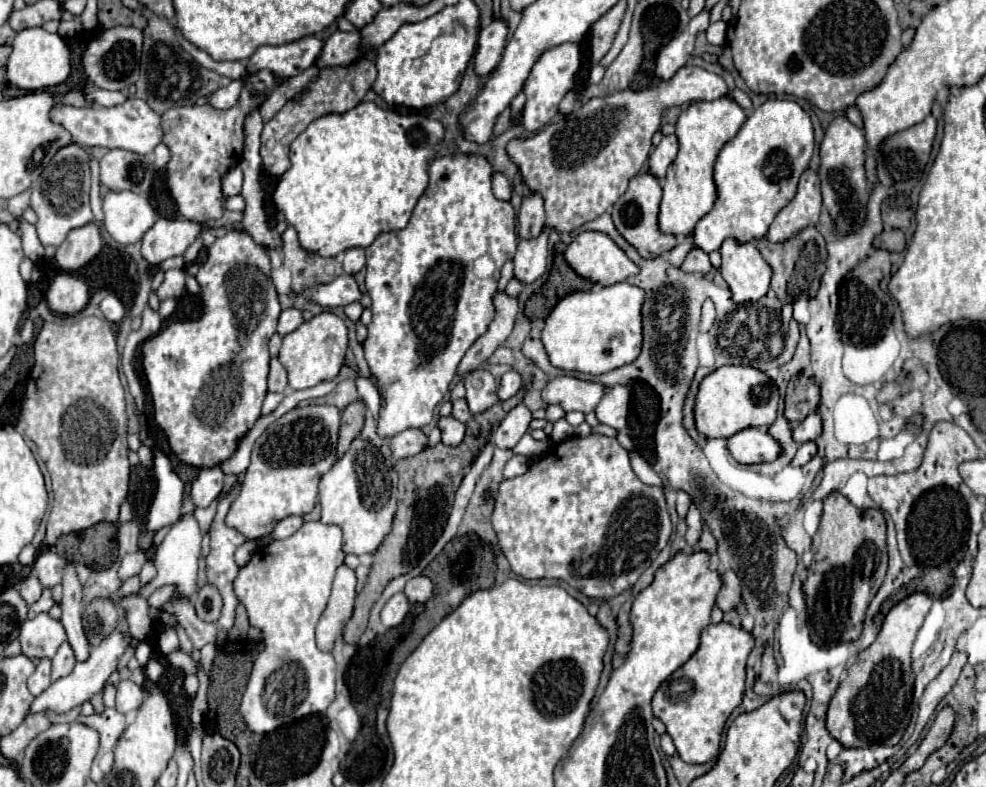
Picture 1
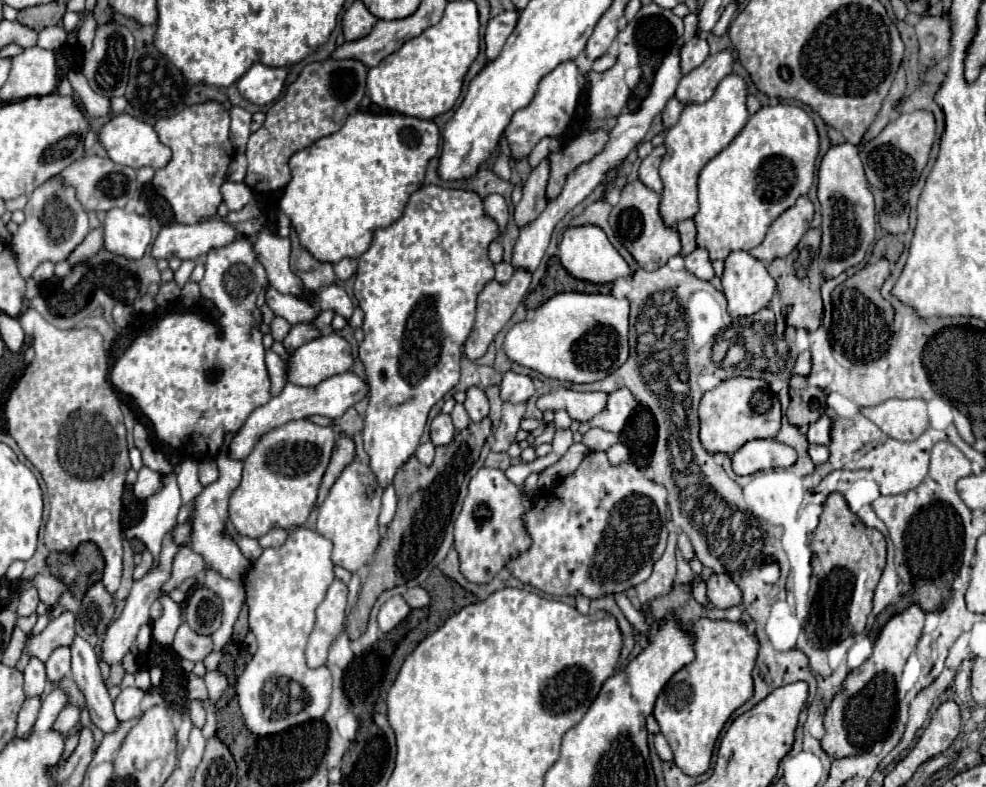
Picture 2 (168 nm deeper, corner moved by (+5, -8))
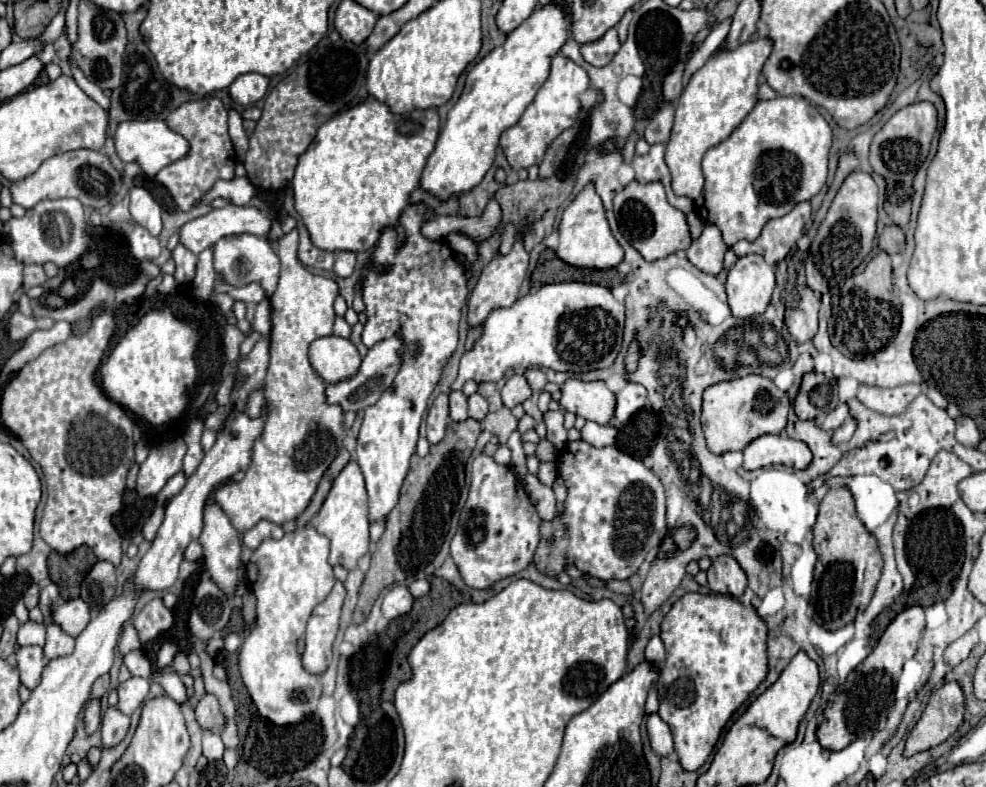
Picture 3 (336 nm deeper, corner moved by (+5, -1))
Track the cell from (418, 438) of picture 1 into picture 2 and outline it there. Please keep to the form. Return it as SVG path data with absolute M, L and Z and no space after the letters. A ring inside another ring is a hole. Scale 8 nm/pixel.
M390 483L386 489L384 489L384 495L382 495L382 513L380 513L380 527L384 529L392 517L394 517L394 511L396 511L396 491L392 487L394 483Z

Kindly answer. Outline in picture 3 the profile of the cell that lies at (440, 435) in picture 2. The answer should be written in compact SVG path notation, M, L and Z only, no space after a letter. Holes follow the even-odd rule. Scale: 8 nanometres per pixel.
M438 394L426 418L426 438L430 444L438 444L444 438L446 424L448 424L448 394Z

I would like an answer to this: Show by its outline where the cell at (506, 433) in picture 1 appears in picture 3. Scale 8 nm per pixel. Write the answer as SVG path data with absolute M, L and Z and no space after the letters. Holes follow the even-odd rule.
M524 370L516 372L512 378L508 378L508 382L502 388L502 400L506 408L514 408L516 404L522 404L524 400L528 400L532 394L526 378L524 378Z

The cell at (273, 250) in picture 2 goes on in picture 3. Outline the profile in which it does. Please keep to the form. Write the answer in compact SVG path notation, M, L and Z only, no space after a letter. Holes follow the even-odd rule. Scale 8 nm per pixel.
M298 230L278 240L278 256L282 272L278 288L270 298L272 332L270 362L264 378L264 394L268 416L260 438L252 446L252 462L240 482L226 484L216 492L216 504L224 510L230 524L238 532L246 532L260 520L286 524L296 520L310 504L316 486L336 454L344 438L344 410L326 404L326 384L314 372L308 348L316 338L332 334L334 300L338 284L330 278L308 272L296 258Z

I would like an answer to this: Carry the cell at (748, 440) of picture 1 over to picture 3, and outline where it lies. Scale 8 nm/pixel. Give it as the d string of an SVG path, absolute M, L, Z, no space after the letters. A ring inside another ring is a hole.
M764 434L750 442L742 454L746 470L758 470L770 464L784 464L804 470L812 462L810 448L800 440L788 438L786 434Z

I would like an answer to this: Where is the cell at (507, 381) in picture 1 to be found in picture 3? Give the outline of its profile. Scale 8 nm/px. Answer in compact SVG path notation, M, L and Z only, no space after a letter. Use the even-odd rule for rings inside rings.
M528 368L526 380L532 390L544 390L544 386L546 386L546 374L540 368Z

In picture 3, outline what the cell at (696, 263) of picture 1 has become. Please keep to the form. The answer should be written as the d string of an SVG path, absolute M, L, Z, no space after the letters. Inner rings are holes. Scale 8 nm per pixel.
M708 224L700 234L700 238L696 238L692 246L686 250L686 256L698 270L716 276L724 268L726 250L728 246L720 238L720 230Z

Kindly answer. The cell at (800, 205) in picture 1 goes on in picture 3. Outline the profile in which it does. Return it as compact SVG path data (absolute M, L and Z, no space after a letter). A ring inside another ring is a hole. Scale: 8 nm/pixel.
M800 202L784 218L770 220L754 242L748 240L736 242L732 246L732 252L738 258L748 254L760 254L768 264L778 264L800 240L804 224L810 220L810 216L812 216L810 202Z

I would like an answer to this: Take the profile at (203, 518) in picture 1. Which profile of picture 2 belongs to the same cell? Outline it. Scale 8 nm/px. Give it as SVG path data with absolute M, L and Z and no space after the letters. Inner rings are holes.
M190 545L182 547L178 551L178 555L174 557L174 565L172 565L172 575L170 579L164 583L164 593L170 595L172 589L176 589L184 579L198 575L200 571L204 571L204 559L200 557L200 553L194 553Z

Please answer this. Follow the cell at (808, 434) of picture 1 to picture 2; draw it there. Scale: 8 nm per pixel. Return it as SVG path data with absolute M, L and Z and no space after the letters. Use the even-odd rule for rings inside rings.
M822 415L816 423L812 423L806 431L808 443L812 445L828 445L830 443L830 419L826 415Z

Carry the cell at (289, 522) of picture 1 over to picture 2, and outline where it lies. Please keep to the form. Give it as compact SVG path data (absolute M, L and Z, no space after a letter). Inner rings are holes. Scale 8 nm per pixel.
M270 529L264 537L258 539L258 543L262 547L280 547L288 537L288 531L286 529Z

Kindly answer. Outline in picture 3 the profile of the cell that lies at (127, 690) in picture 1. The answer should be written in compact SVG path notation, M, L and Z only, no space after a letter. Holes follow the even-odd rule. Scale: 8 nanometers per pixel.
M128 678L126 682L118 684L118 710L124 714L132 714L136 708L140 708L150 692L150 682L146 678Z

